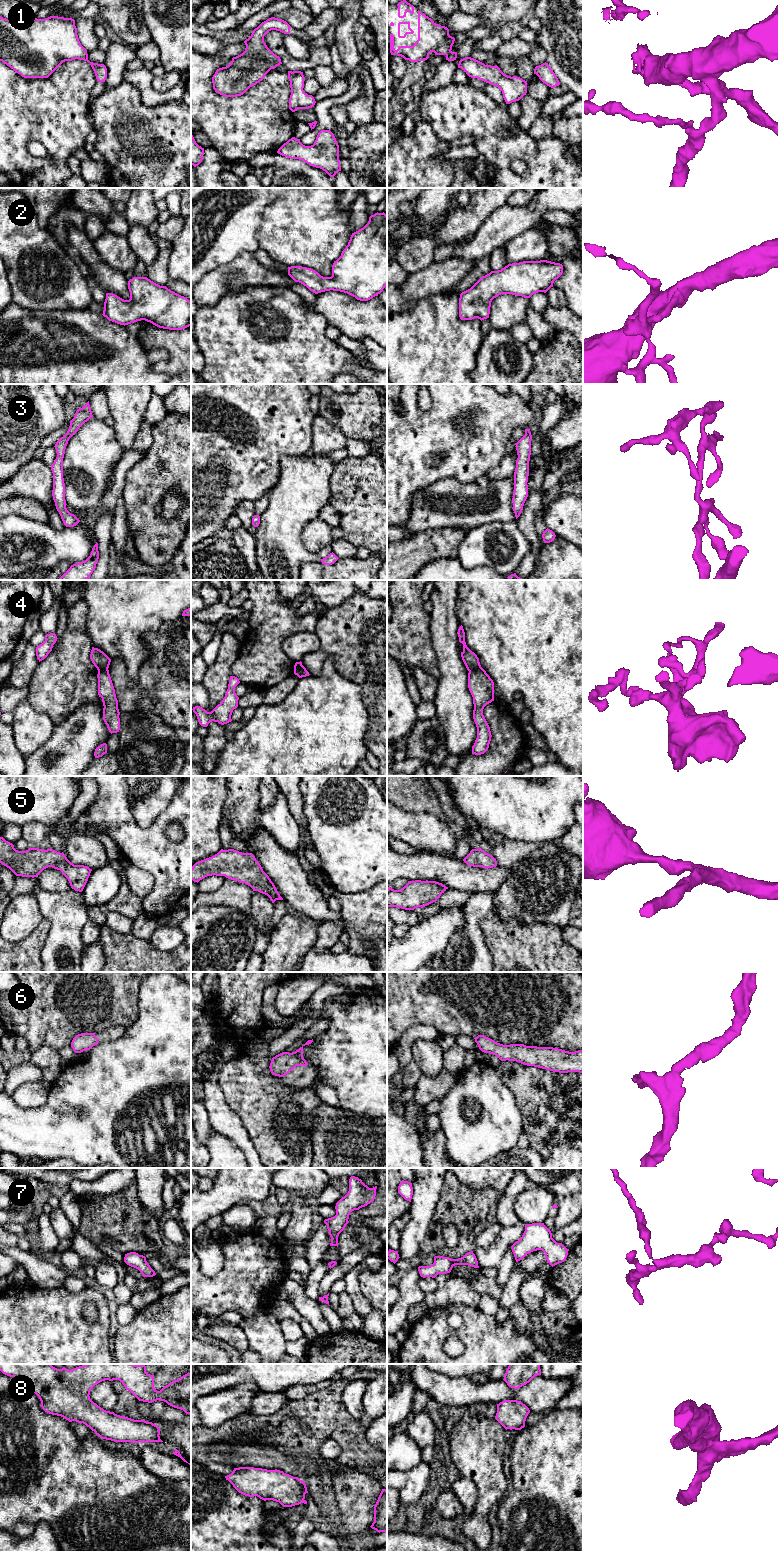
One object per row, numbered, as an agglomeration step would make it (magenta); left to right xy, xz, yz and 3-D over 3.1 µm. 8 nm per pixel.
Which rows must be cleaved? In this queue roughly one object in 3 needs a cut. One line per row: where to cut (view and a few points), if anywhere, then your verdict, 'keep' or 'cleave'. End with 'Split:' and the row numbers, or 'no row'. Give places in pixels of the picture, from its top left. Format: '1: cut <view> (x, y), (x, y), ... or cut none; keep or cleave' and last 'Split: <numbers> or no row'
1: cut none; keep
2: cut none; keep
3: cut none; keep
4: cut yz (480, 666), (469, 671); cleave
5: cut none; keep
6: cut none; keep
7: cut none; keep
8: cut none; keep
Split: 4

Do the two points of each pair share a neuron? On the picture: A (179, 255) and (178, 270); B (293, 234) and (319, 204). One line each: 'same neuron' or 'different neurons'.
A: same neuron
B: same neuron

